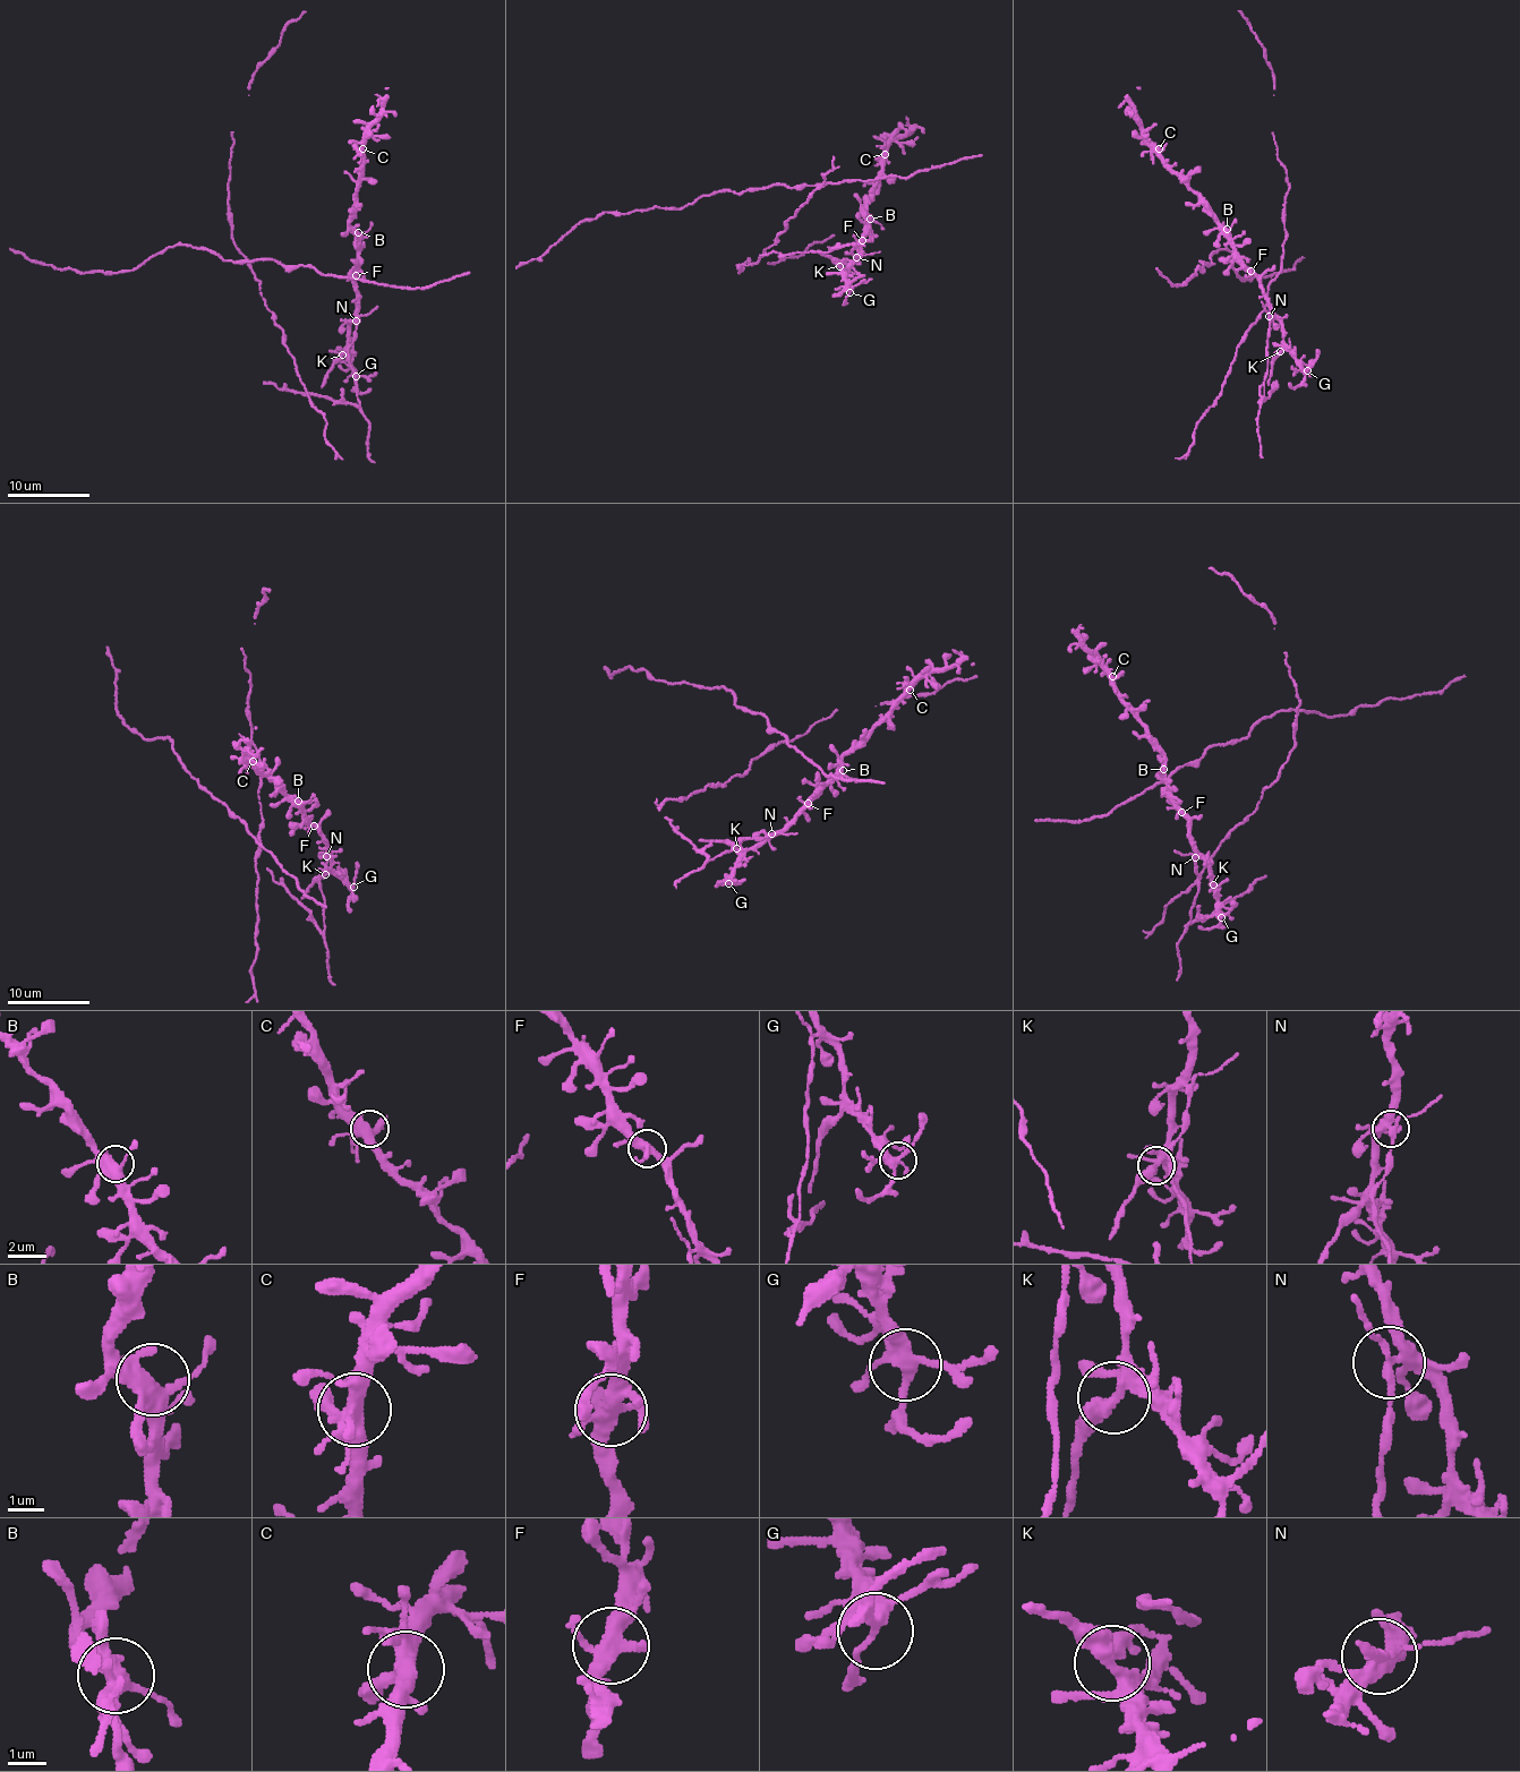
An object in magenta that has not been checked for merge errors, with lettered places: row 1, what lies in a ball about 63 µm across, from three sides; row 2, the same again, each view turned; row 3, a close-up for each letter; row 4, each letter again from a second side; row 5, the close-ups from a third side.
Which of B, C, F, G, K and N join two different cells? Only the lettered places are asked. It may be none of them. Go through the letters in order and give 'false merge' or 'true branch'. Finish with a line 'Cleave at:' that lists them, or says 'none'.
B: true branch
C: true branch
F: true branch
G: true branch
K: false merge
N: false merge
Cleave at: K, N

